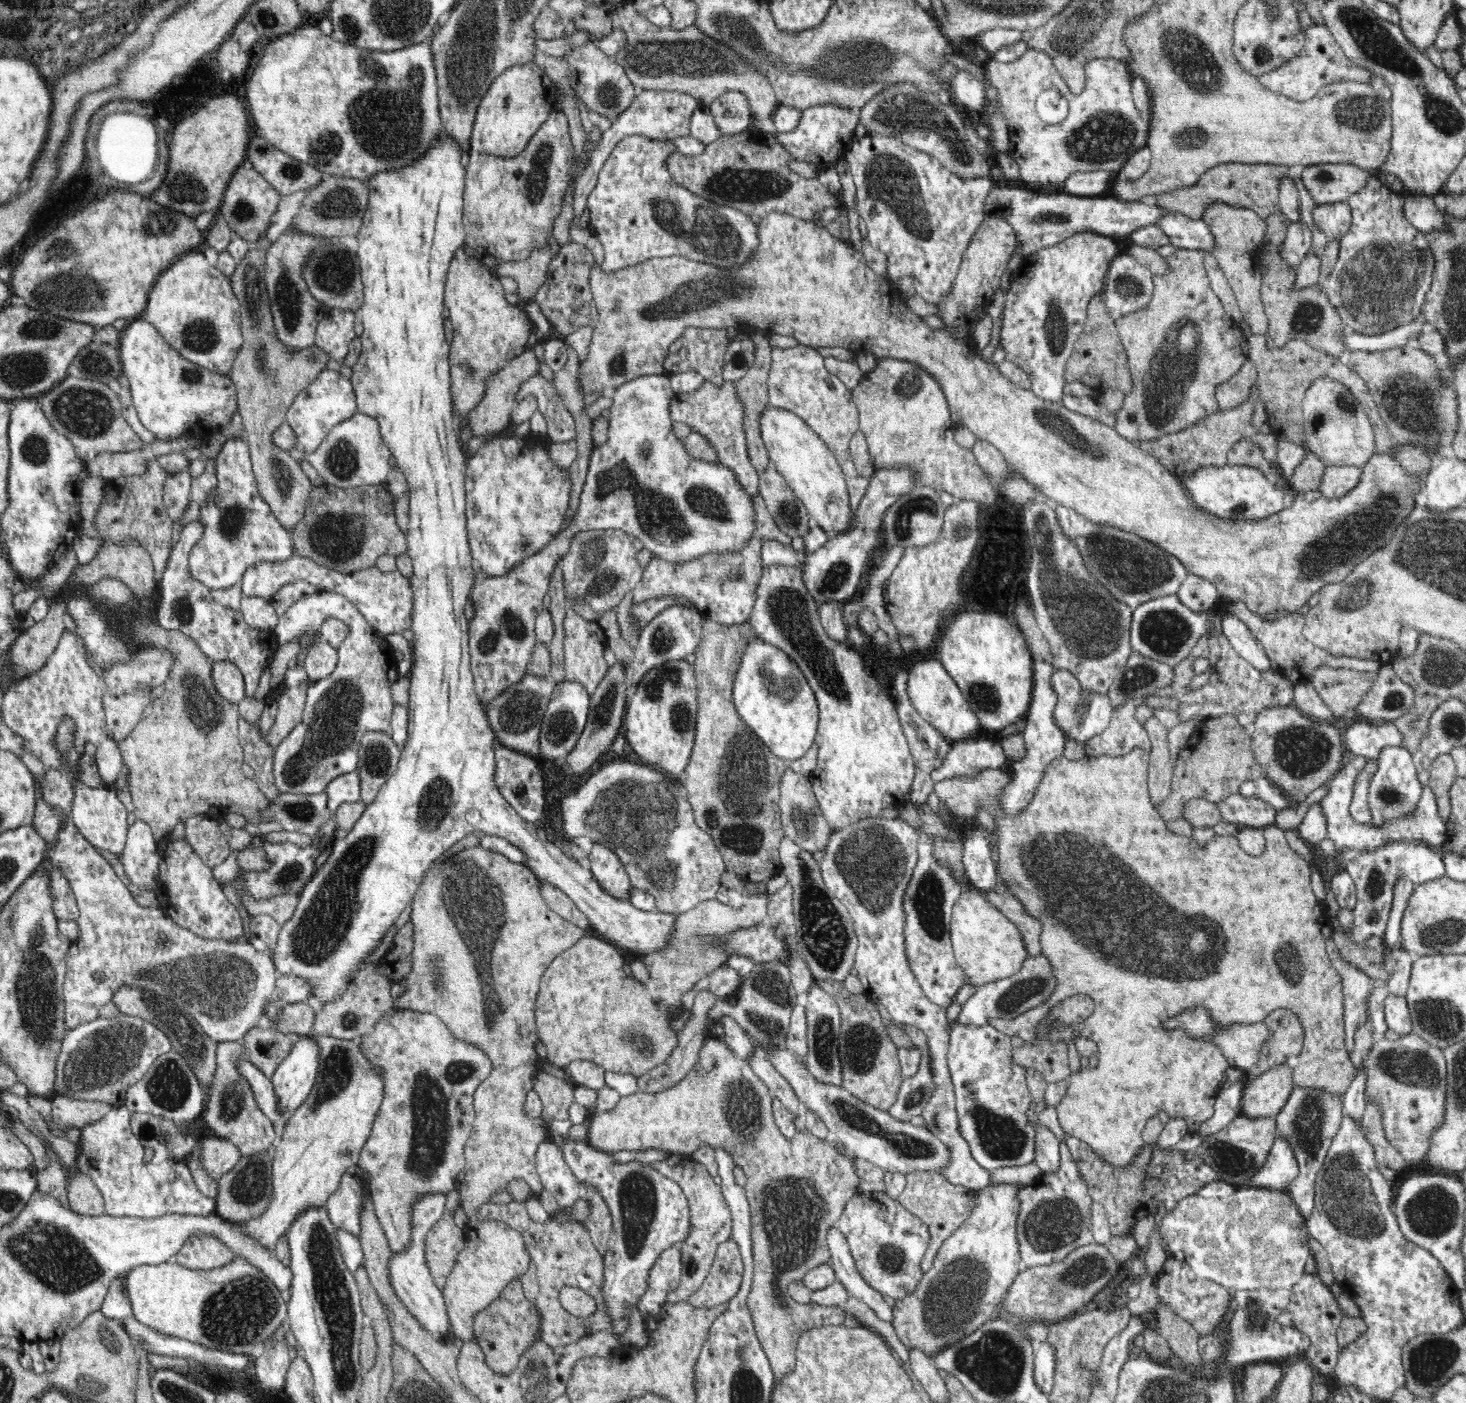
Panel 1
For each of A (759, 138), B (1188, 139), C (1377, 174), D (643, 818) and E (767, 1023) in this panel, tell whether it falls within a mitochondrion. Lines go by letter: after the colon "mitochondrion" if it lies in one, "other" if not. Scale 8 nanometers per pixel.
A: other
B: mitochondrion
C: other
D: mitochondrion
E: mitochondrion

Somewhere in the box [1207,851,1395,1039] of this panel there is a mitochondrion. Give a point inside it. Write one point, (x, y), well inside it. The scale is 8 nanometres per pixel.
(1289, 962)

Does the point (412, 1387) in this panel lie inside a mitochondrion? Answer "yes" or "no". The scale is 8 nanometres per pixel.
yes

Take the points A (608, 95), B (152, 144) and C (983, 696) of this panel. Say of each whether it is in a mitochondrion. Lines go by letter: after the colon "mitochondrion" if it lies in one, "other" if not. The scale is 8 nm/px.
A: mitochondrion
B: other
C: mitochondrion

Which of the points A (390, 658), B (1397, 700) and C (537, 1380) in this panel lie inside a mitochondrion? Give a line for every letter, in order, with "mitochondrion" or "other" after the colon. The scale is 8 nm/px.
A: other
B: mitochondrion
C: mitochondrion

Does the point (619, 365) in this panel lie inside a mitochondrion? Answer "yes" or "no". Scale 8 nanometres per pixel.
yes

